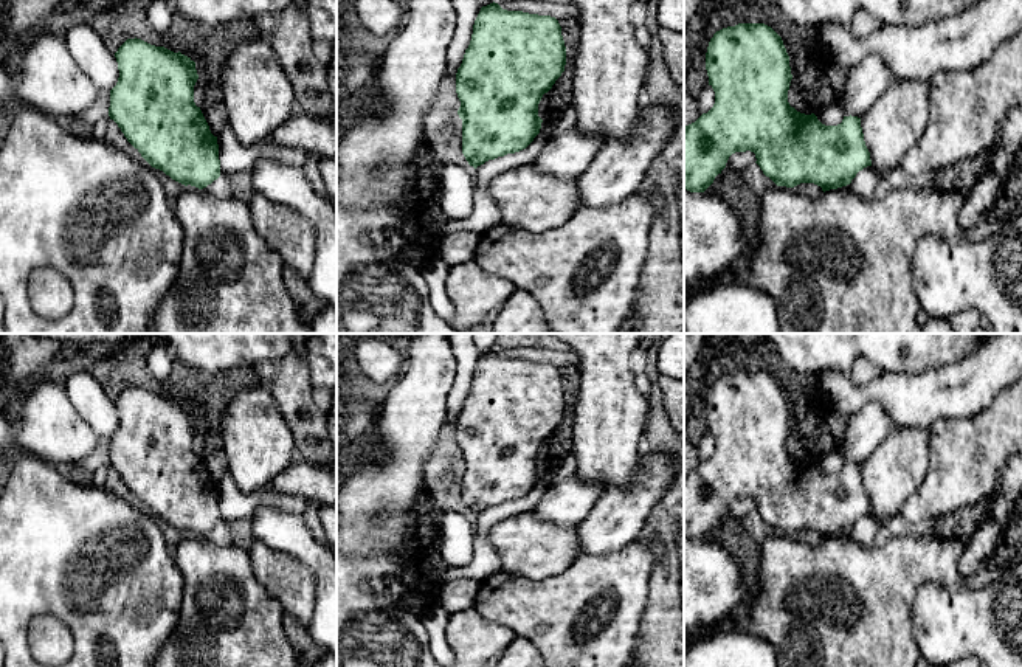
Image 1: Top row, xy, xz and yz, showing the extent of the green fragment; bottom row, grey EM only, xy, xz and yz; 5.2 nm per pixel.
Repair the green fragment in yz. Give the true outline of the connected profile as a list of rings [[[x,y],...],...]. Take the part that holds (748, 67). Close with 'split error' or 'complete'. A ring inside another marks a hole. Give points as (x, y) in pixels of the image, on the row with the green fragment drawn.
[[[738,23],[716,31],[707,47],[706,70],[715,104],[684,127],[684,189],[704,192],[729,157],[746,150],[755,154],[755,163],[777,186],[814,183],[823,192],[850,185],[859,171],[872,166],[861,118],[850,115],[837,126],[825,126],[814,113],[805,115],[789,105],[789,56],[771,26]]] | complete

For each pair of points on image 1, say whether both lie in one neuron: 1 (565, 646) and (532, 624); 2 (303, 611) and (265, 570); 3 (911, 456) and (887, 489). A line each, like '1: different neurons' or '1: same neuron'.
1: same neuron
2: same neuron
3: same neuron

